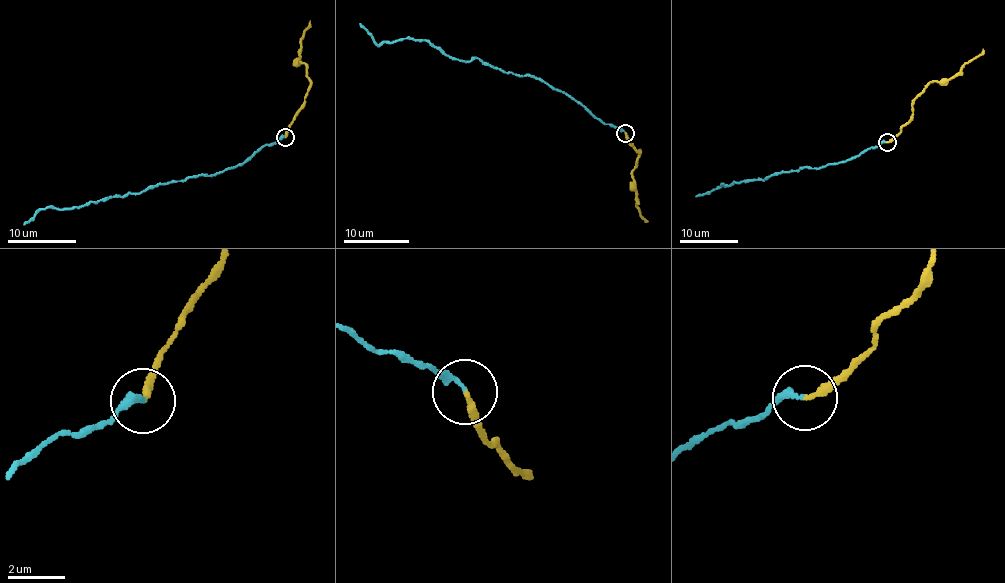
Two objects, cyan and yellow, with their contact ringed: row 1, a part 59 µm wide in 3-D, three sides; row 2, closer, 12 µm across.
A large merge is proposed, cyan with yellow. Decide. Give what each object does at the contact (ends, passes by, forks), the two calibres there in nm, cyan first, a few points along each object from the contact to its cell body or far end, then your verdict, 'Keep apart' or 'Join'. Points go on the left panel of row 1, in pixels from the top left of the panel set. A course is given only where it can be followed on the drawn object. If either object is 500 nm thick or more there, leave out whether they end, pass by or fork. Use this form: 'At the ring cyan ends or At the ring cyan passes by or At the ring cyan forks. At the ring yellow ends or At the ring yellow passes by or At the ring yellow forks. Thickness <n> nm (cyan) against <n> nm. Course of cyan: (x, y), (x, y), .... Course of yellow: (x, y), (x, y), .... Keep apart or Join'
At the ring cyan ends. At the ring yellow ends. Thickness 190 nm (cyan) against 240 nm. Course of cyan: (285, 137), (262, 145), (235, 168), (70, 208), (39, 209), (24, 224). Course of yellow: (285, 137), (310, 84), (302, 63), (297, 62), (301, 49), (299, 42), (309, 20). Keep apart

